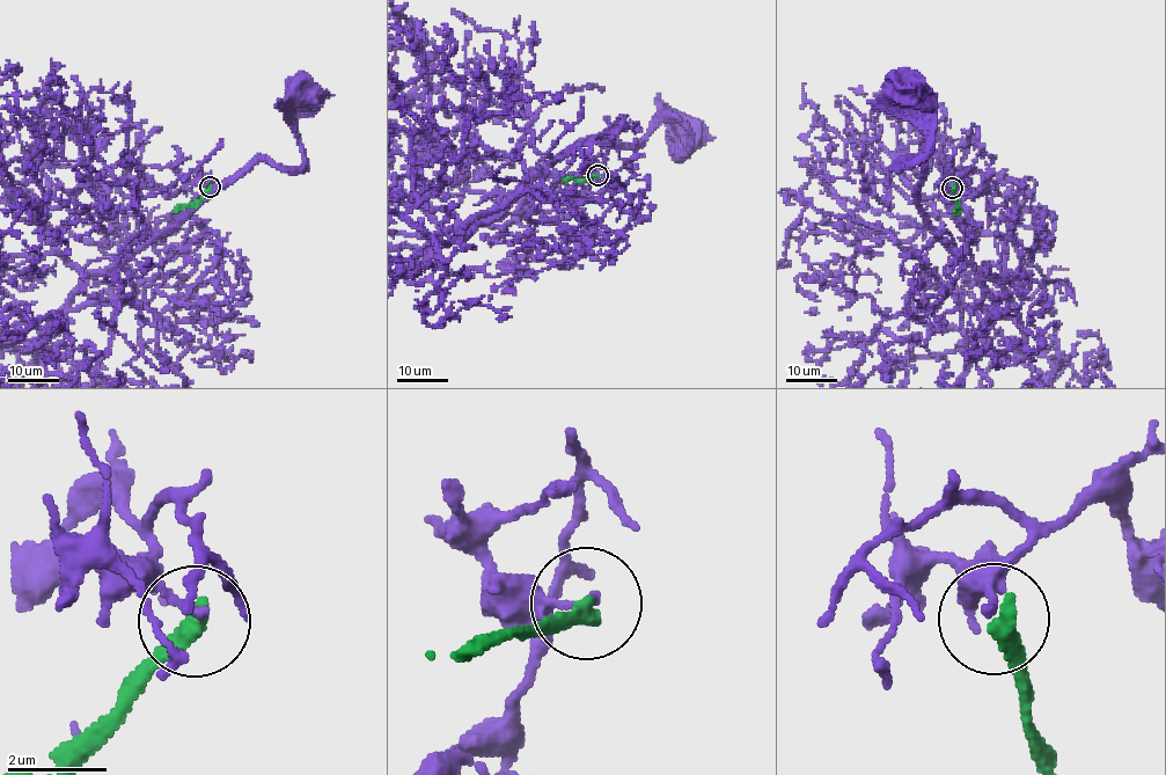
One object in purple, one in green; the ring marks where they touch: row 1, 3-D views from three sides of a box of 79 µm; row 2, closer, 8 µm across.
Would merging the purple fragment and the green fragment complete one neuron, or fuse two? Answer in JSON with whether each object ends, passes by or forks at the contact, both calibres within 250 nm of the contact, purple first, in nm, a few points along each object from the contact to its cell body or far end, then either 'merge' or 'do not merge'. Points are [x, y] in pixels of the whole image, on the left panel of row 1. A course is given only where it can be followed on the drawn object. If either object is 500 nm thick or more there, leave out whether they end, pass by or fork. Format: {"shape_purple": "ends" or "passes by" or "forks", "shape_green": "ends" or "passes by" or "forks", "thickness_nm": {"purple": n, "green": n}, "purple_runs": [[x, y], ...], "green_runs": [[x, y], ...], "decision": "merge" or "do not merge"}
{"shape_purple": "ends", "shape_green": "ends", "thickness_nm": {"purple": 180, "green": 400}, "purple_runs": [[210, 187], [142, 187], [118, 165], [34, 219], [83, 270], [118, 269], [257, 161], [303, 163], [298, 92]], "green_runs": [[210, 187], [193, 203], [173, 212]], "decision": "do not merge"}

